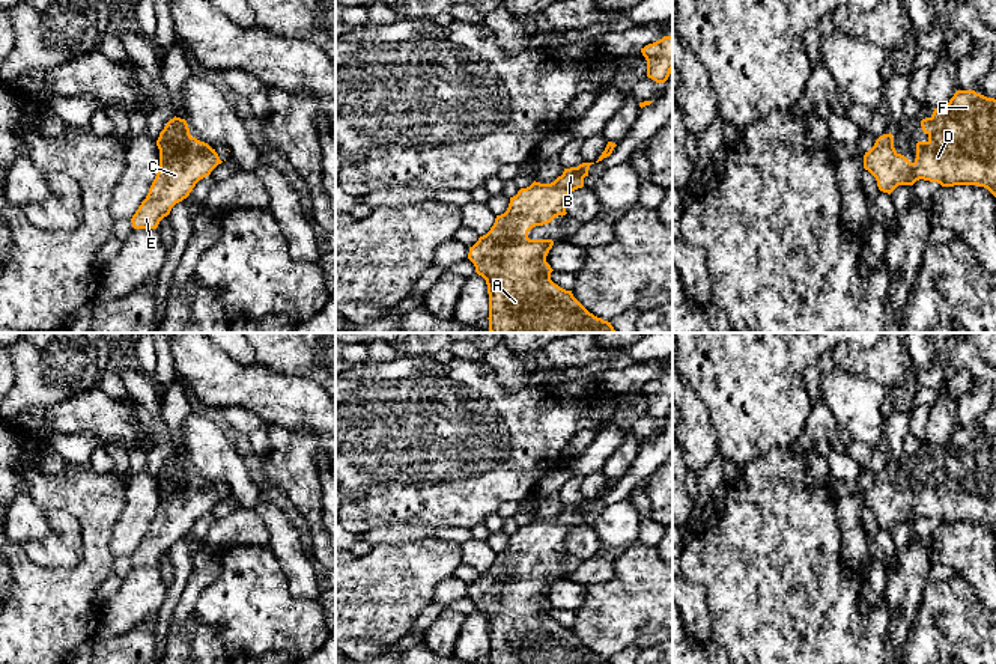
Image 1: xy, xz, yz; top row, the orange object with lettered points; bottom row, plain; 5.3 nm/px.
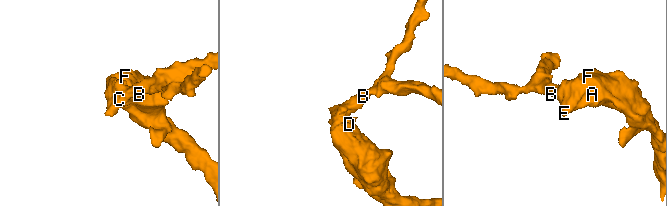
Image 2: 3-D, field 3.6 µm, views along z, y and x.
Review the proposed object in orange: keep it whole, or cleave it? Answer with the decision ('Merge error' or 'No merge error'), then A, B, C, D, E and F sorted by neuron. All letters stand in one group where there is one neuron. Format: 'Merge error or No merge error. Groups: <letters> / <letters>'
No merge error. Groups: A B C D E F

